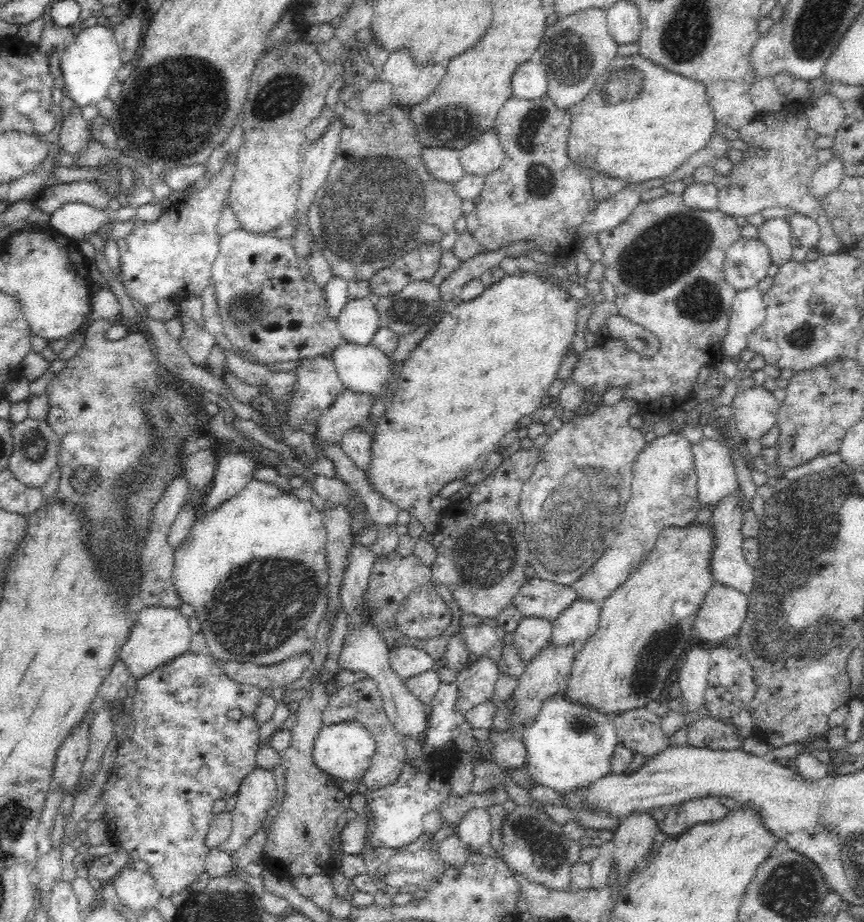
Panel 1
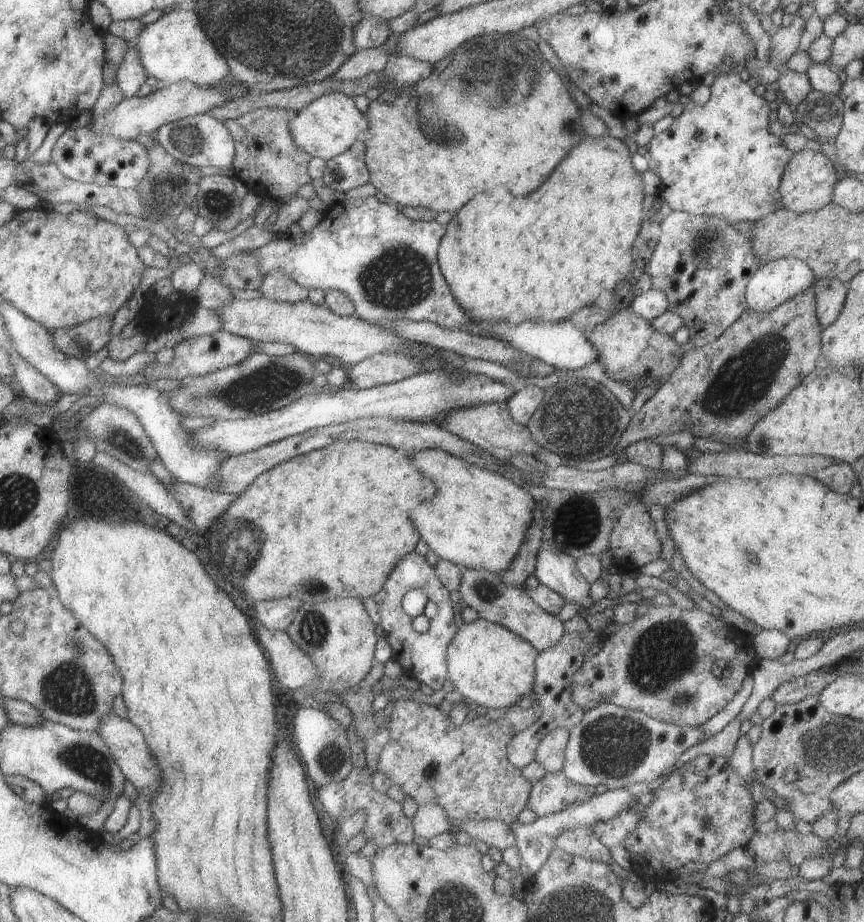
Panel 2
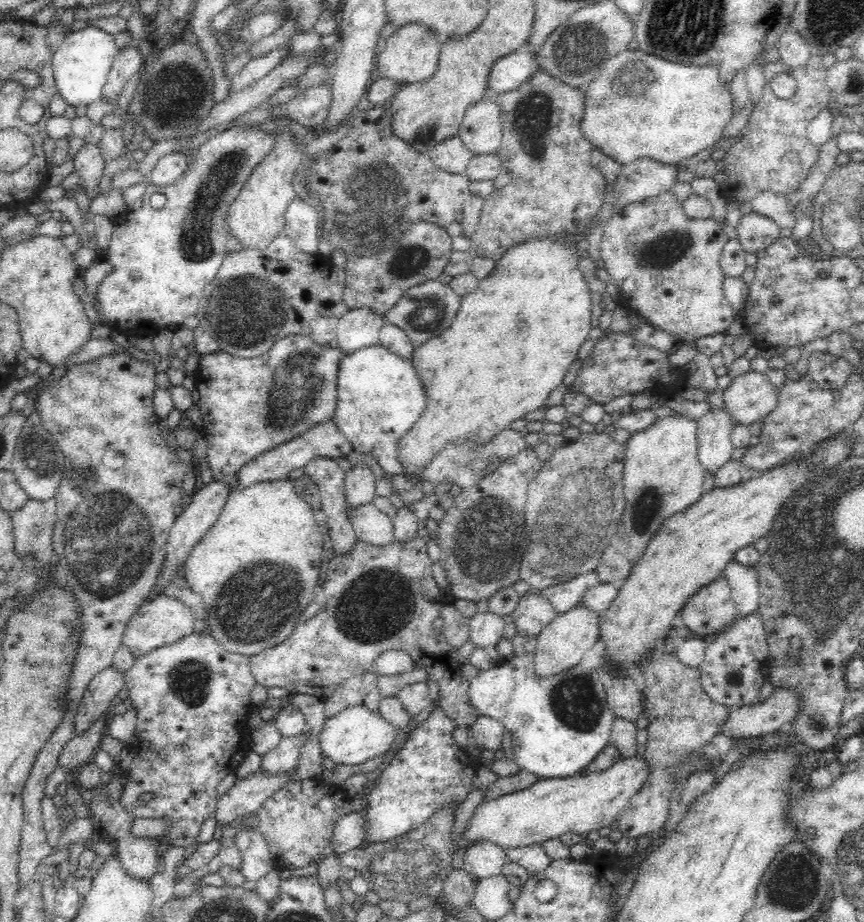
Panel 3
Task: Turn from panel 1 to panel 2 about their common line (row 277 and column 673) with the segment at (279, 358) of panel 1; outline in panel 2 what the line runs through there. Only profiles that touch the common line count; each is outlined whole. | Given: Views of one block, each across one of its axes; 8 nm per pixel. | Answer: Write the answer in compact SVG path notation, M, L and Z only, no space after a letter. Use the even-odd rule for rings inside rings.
M671 211L661 220L660 230L658 249L647 270L651 286L665 293L667 311L681 318L685 330L689 332L689 343L694 347L709 344L747 309L745 287L761 262L753 254L749 236L735 230L734 224L729 224L725 218Z

